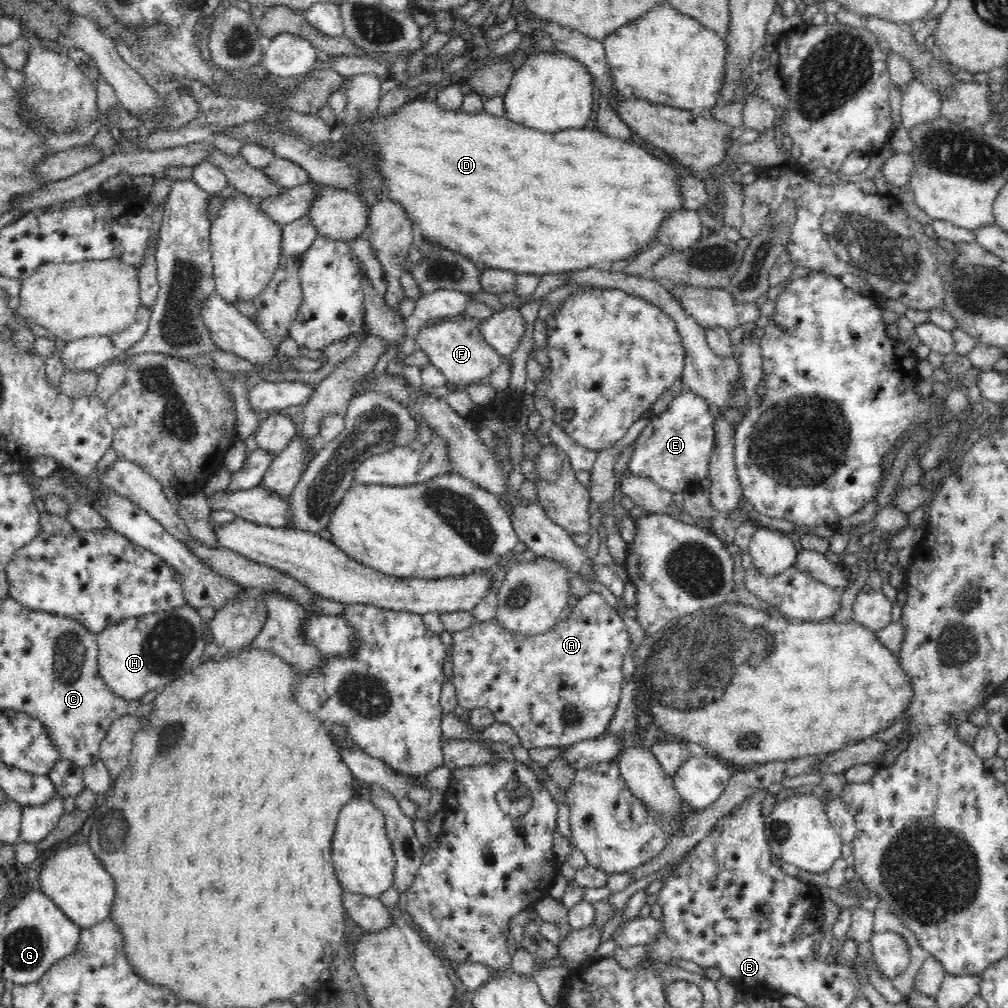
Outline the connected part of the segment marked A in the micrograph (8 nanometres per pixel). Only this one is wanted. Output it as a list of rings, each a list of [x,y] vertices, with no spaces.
[[[592,592],[580,598],[578,605],[572,608],[572,612],[563,620],[558,621],[556,625],[544,632],[532,636],[517,636],[505,630],[496,621],[476,622],[471,628],[454,632],[451,634],[452,642],[452,662],[453,678],[452,683],[455,686],[459,705],[470,711],[482,708],[490,711],[498,722],[509,724],[515,733],[519,736],[521,746],[527,748],[556,748],[568,747],[572,744],[582,742],[583,740],[592,740],[599,738],[606,733],[606,728],[610,726],[612,718],[618,709],[623,683],[622,664],[624,656],[628,654],[630,648],[631,634],[628,633],[626,624],[622,621],[615,608],[611,608],[600,594]]]

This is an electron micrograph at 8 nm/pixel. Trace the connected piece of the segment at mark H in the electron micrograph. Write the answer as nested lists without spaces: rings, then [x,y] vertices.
[[[190,605],[152,612],[139,618],[128,618],[122,623],[108,626],[97,635],[99,675],[105,680],[108,689],[120,699],[140,701],[151,690],[161,690],[176,678],[197,667],[208,641],[204,623],[197,609]]]

